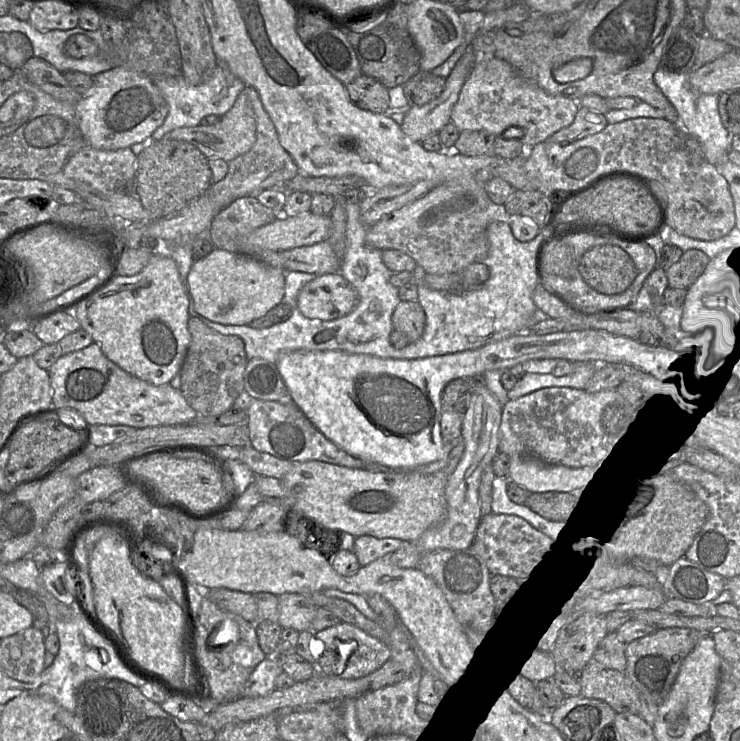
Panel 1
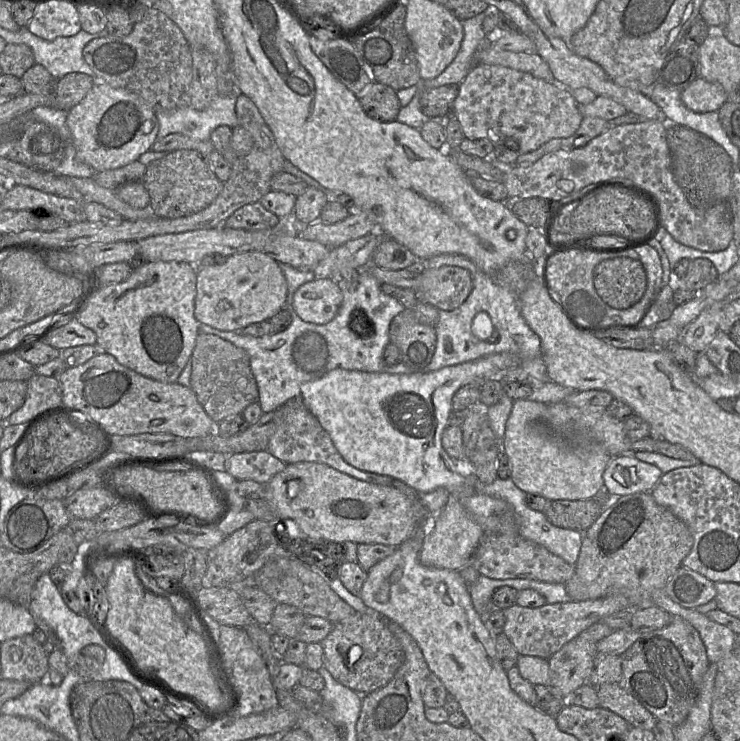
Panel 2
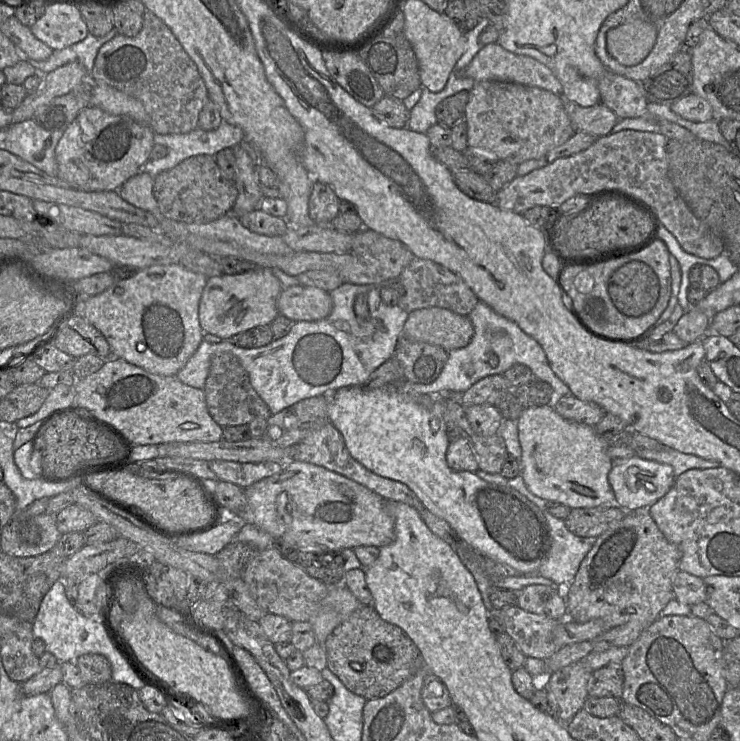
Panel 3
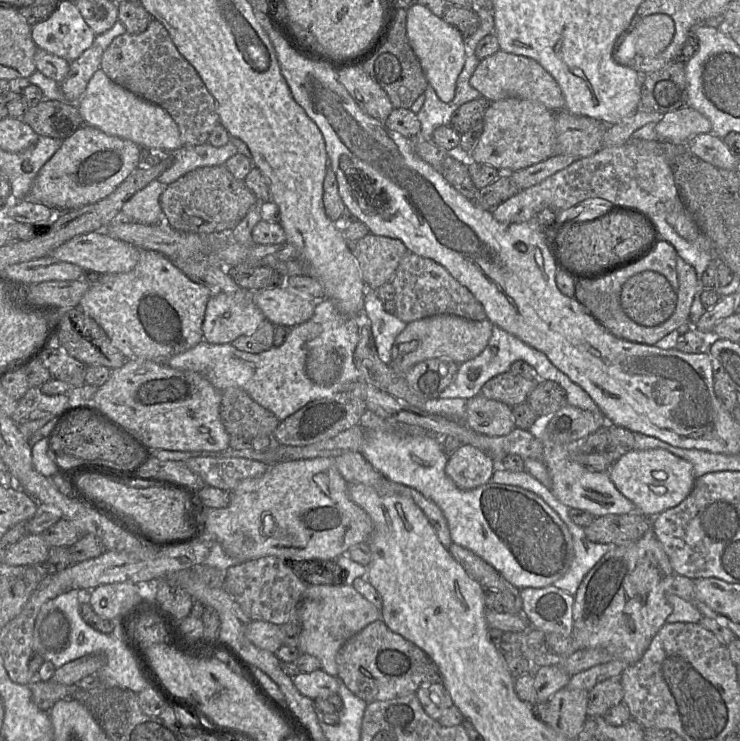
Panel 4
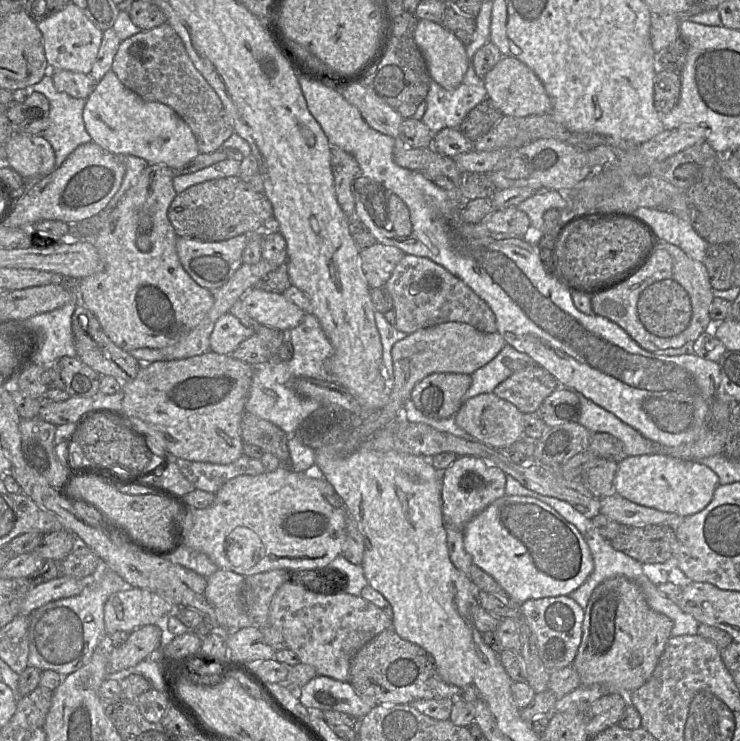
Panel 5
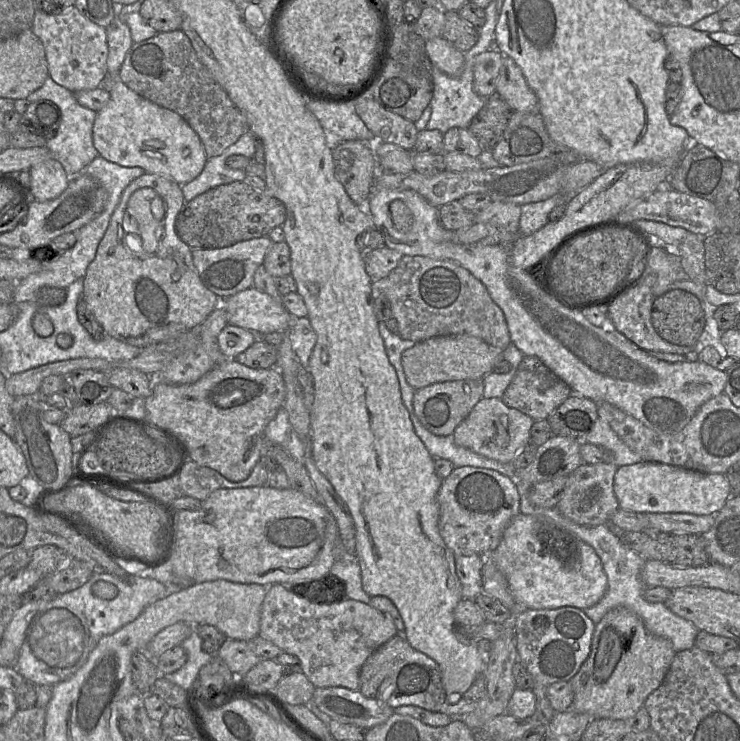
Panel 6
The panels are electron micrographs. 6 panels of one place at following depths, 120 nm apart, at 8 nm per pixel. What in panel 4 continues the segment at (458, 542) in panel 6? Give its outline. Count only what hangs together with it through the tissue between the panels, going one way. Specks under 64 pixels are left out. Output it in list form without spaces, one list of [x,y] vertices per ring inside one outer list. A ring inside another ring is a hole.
[[[462,444],[450,457],[448,457],[445,472],[456,486],[461,490],[471,490],[491,481],[495,470],[492,457],[470,444]]]

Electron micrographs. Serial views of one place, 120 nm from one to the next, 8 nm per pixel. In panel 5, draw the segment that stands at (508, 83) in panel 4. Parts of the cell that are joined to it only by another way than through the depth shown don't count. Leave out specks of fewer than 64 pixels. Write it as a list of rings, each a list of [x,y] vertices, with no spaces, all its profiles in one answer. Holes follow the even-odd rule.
[[[503,56],[483,79],[487,98],[503,115],[527,117],[552,112],[551,100],[537,75],[520,60]]]

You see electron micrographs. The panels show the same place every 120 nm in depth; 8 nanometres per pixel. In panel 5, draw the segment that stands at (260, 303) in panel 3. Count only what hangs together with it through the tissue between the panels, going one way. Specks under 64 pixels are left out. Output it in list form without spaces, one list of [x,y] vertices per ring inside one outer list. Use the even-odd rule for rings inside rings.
[[[231,312],[222,315],[215,323],[210,336],[210,351],[216,354],[231,355],[238,345],[254,334]]]

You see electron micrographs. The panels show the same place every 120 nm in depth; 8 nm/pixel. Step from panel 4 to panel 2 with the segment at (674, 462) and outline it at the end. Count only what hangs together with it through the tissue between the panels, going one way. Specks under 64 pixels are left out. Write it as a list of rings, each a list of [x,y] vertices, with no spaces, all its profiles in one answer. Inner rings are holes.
[[[613,457],[603,473],[606,491],[612,497],[651,492],[663,472],[653,464],[635,457]]]

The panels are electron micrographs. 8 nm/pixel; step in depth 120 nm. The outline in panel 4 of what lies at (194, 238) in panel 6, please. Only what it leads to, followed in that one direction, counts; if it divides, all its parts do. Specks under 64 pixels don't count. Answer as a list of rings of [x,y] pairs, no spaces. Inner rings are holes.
[[[224,165],[195,168],[167,185],[159,198],[165,222],[180,232],[201,236],[229,235],[259,200]]]

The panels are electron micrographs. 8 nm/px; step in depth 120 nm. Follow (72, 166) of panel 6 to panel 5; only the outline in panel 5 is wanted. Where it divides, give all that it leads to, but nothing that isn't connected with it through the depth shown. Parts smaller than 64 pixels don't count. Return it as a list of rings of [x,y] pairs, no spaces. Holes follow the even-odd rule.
[[[51,70],[50,74],[45,75],[40,82],[30,87],[13,91],[13,99],[23,104],[26,97],[34,91],[44,94],[50,104],[50,126],[45,133],[44,138],[50,143],[54,150],[55,166],[56,168],[58,168],[78,146],[92,141],[85,128],[83,120],[83,110],[86,104],[86,99],[74,98],[65,92],[59,92],[54,86],[54,82],[51,76]]]

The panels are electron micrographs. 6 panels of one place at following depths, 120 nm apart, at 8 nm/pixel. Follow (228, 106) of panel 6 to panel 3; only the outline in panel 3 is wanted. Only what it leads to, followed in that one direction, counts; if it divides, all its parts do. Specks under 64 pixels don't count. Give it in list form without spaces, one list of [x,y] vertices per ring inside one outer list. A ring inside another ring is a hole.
[[[145,10],[142,29],[137,36],[117,34],[99,49],[92,69],[95,82],[103,82],[136,99],[144,106],[150,118],[150,127],[158,134],[185,134],[198,127],[199,114],[209,100],[197,66],[185,52],[169,27],[154,13]]]

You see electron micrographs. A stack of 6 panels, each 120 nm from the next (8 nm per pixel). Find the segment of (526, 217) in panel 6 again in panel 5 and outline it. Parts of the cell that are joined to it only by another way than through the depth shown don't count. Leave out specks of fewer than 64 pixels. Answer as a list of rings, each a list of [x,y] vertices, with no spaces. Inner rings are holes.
[[[539,190],[517,206],[527,214],[531,226],[544,232],[544,214],[549,209],[564,210],[567,207],[567,196],[554,190]]]

